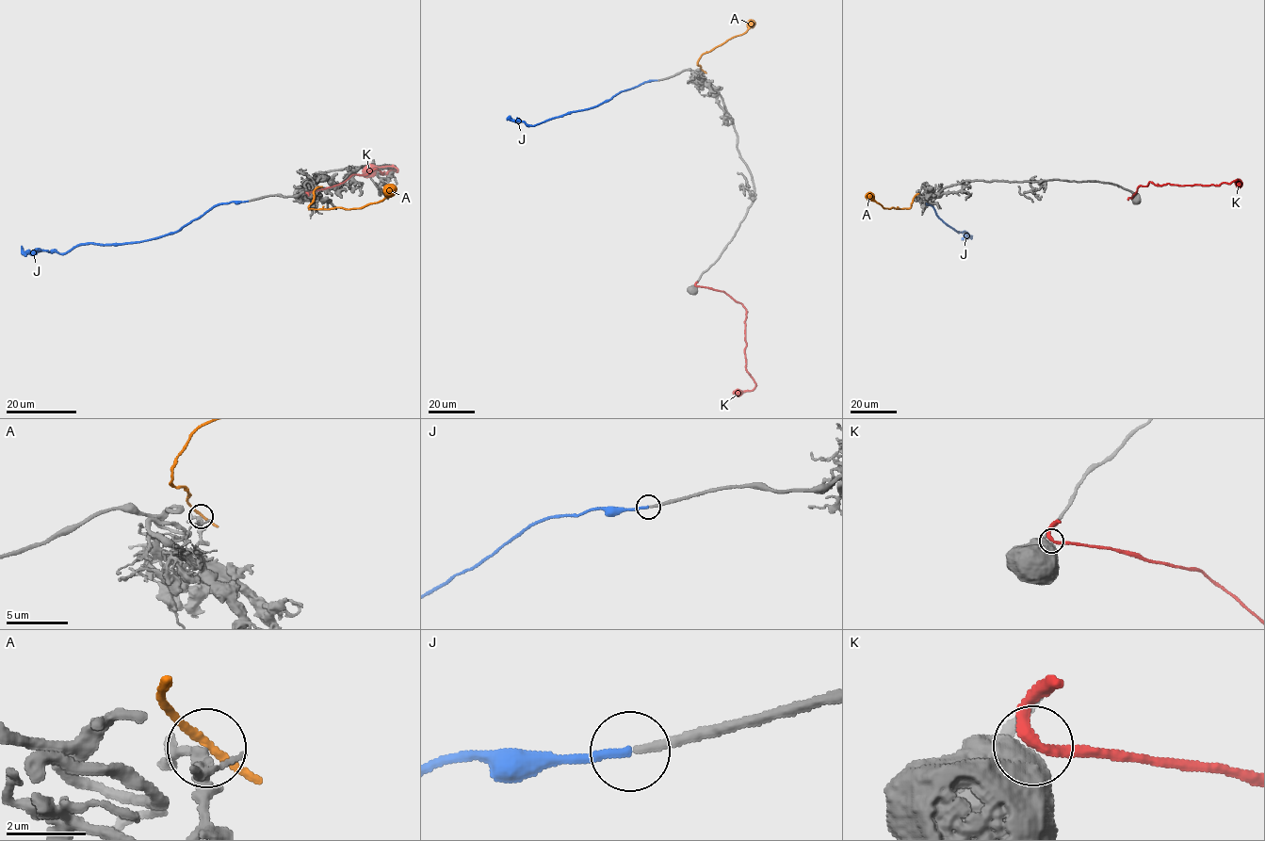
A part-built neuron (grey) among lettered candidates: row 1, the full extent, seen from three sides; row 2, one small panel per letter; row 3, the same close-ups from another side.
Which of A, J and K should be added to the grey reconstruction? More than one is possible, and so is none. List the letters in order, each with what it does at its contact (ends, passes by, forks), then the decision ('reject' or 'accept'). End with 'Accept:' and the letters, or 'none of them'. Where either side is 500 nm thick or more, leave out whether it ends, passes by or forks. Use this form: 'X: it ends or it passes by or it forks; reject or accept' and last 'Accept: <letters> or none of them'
A: it passes by; reject
J: it ends; accept
K: reject
Accept: J

